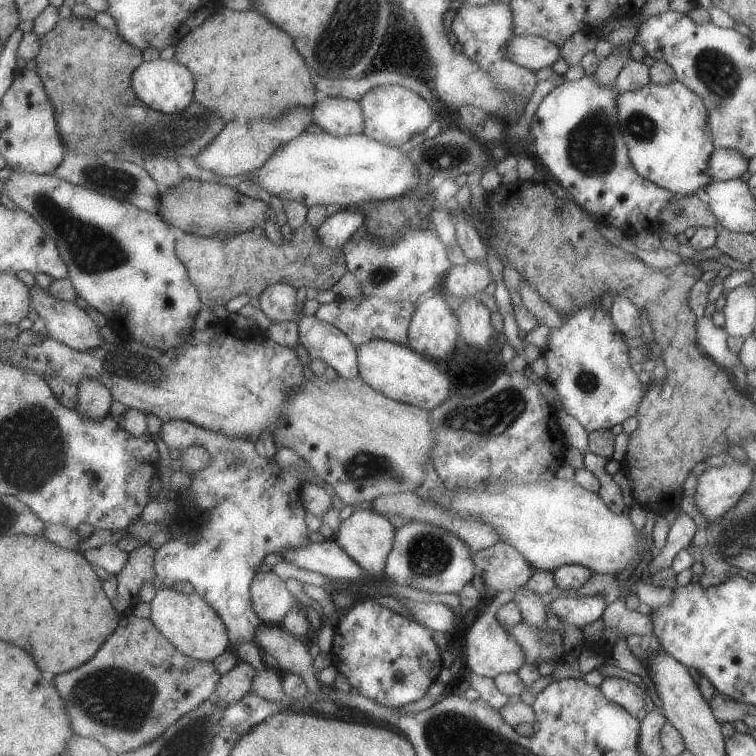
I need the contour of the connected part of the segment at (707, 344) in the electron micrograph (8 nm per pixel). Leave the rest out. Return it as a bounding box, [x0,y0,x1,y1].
[696,315,740,372]

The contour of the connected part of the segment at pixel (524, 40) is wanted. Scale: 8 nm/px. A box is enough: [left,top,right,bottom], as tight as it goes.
[504,35,561,71]

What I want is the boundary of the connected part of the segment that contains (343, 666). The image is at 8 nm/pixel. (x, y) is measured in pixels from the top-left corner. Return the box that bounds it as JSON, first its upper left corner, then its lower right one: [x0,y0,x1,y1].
[330,600,442,708]

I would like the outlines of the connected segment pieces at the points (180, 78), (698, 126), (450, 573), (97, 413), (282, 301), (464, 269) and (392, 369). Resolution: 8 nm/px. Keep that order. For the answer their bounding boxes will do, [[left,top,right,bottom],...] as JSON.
[[134,58,196,116],[616,80,716,196],[388,520,474,592],[78,378,114,420],[261,282,298,322],[442,262,492,298],[359,339,450,411]]

